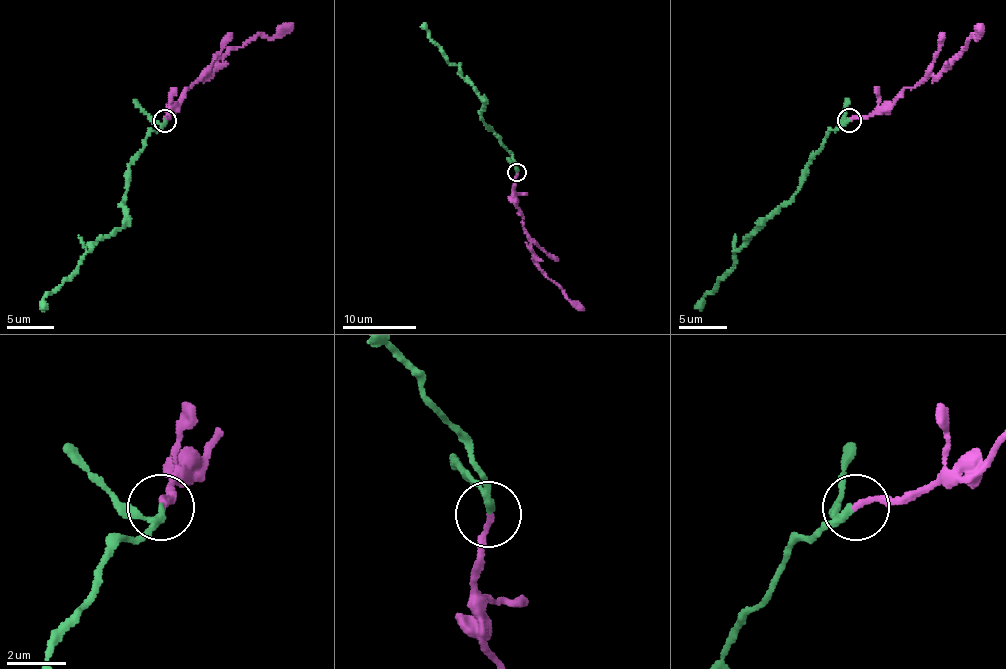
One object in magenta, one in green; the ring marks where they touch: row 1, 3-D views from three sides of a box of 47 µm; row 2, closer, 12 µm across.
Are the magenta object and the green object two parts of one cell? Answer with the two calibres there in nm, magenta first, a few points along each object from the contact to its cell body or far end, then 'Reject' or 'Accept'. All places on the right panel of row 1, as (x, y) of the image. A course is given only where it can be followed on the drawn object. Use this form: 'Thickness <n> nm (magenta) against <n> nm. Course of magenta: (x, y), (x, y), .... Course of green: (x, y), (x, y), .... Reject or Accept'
Thickness 190 nm (magenta) against 200 nm. Course of magenta: (849, 120), (885, 111), (907, 87), (939, 76), (975, 38), (981, 24). Course of green: (849, 120), (829, 130), (791, 199), (766, 216), (695, 308). Accept

